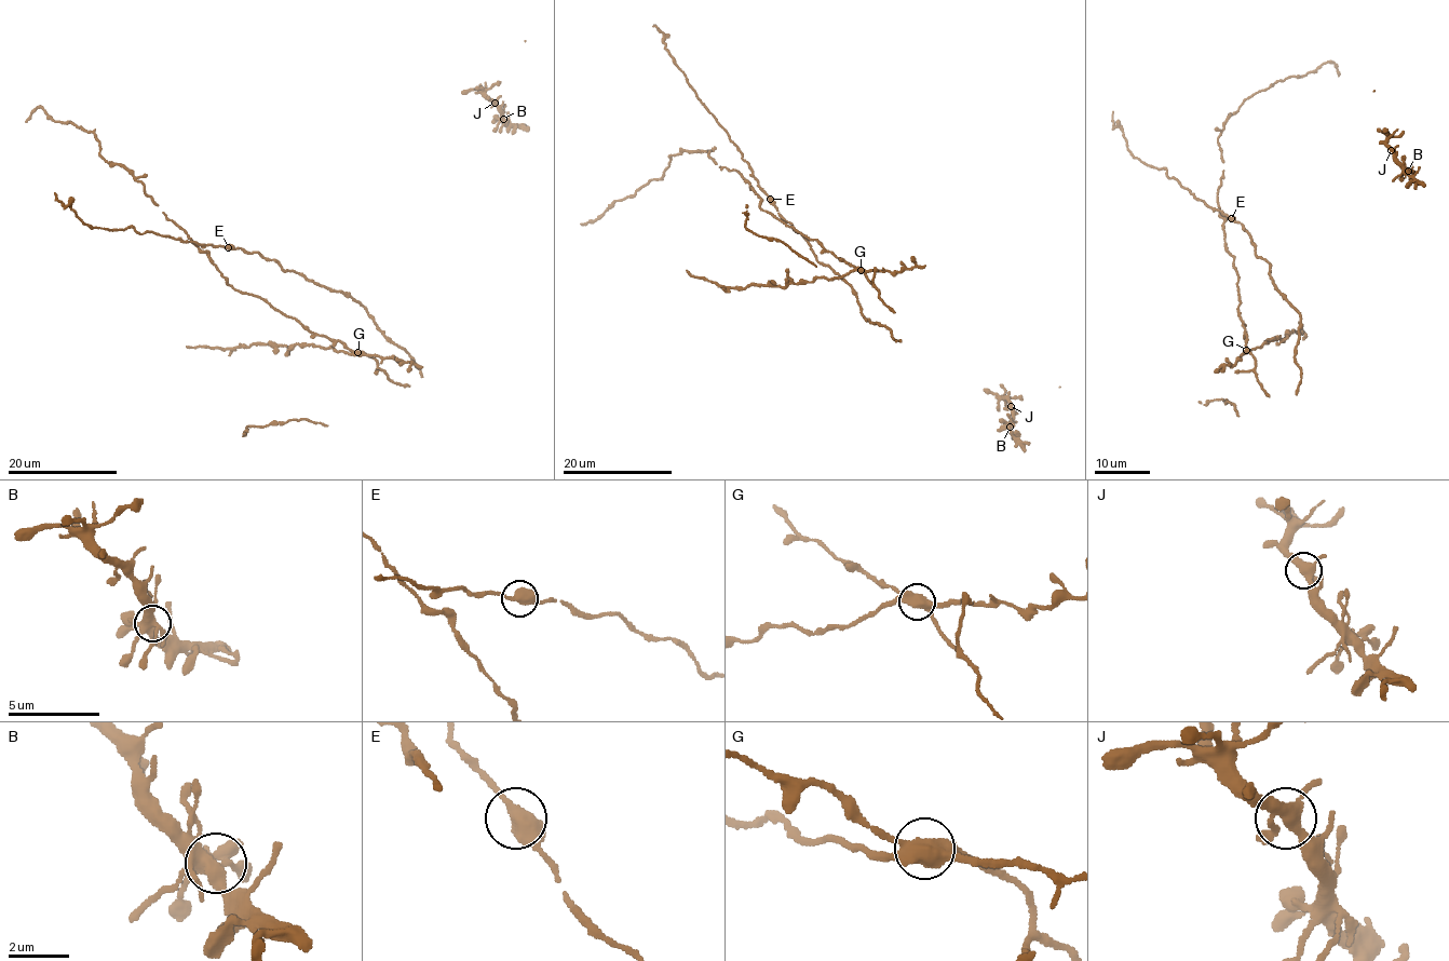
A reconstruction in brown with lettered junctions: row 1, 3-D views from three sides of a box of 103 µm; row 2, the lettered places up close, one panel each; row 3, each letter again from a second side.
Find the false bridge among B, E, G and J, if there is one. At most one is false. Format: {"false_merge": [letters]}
{"false_merge": ["G"]}

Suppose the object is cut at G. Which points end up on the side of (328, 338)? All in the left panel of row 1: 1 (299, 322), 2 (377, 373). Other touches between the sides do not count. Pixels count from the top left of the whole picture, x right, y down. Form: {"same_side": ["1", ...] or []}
{"same_side": ["1", "2"]}

